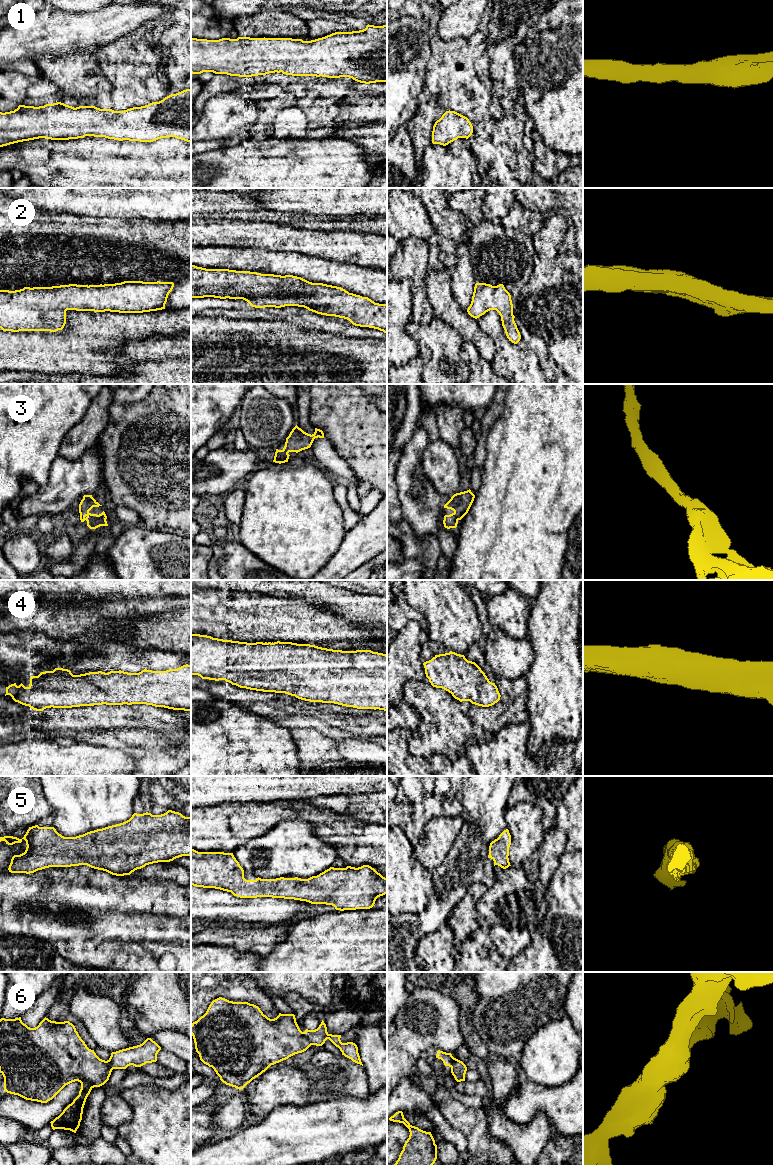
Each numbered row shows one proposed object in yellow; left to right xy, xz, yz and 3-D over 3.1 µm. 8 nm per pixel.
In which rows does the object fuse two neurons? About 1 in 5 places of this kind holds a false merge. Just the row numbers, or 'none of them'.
6

